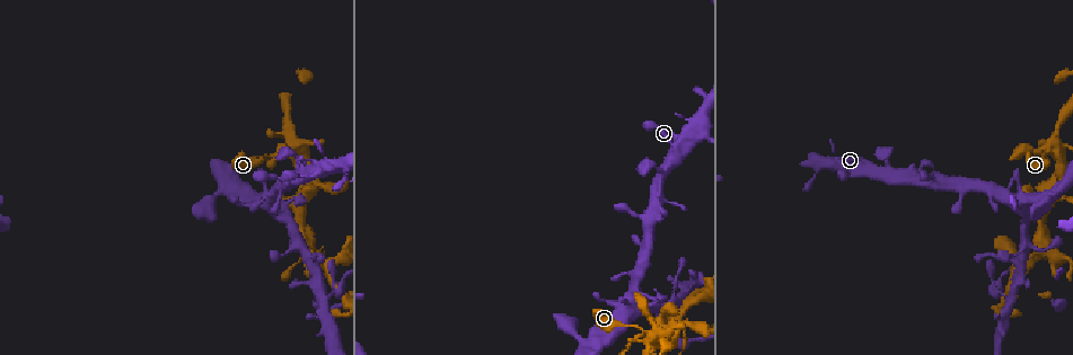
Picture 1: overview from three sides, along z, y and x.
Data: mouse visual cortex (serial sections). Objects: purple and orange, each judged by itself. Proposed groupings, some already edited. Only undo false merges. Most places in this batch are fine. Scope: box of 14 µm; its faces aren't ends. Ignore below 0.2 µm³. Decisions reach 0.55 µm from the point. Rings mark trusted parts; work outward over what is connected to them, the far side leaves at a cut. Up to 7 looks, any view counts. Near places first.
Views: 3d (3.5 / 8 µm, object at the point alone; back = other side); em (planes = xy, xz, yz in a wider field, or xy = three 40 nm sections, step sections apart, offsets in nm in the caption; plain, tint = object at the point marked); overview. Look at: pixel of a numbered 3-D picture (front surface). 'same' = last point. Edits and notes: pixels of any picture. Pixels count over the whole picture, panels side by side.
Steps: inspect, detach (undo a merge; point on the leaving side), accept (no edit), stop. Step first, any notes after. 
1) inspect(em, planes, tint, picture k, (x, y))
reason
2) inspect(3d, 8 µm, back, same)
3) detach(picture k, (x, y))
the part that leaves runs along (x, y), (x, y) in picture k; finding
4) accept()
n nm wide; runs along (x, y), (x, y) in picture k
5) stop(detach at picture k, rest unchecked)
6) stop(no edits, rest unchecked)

inspect(3d, 3.5 µm, picture 1, (338, 288))
abrupt turn

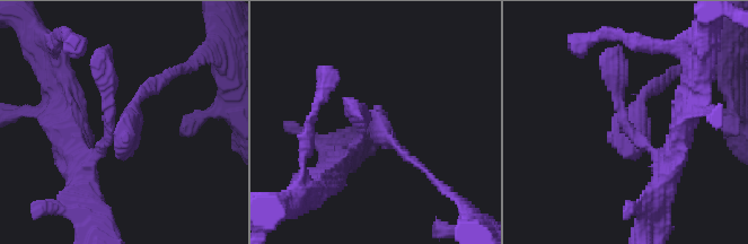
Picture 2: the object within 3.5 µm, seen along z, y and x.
accept()
runs along (78, 156), (123, 132), (158, 80) in picture 2; all the same cell

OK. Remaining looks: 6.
inspect(3d, 8 µm, picture 1, (294, 147))
four or more arms meet

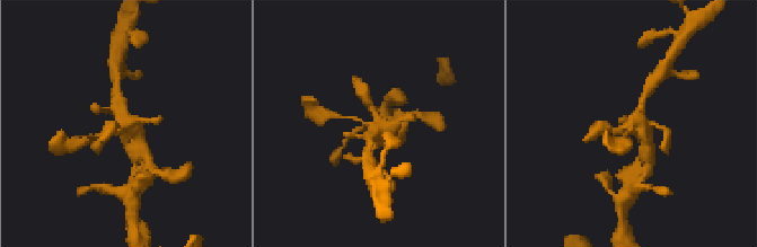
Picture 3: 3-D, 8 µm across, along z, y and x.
inspect(3d, 3.5 µm, picture 3, (637, 124))
closer look

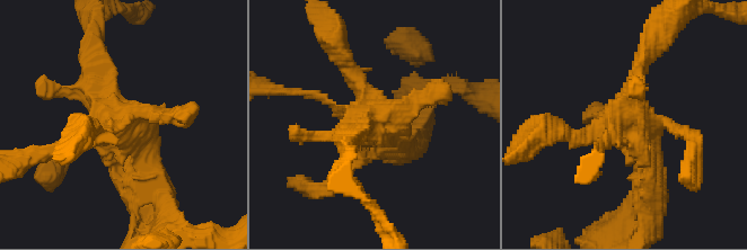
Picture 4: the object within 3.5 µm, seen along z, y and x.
inspect(em, xy, step 2, tint, picture 4, (114, 122))
shape alone is not enough

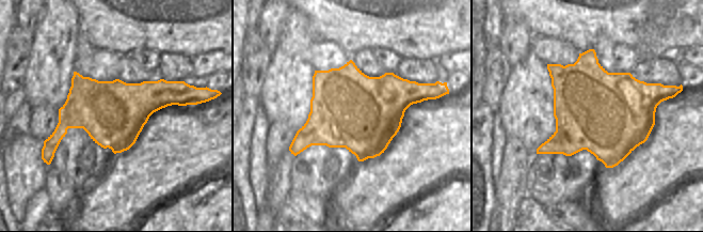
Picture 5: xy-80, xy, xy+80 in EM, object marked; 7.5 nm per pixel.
accept()
runs along (307, 95), (404, 144) in picture 4; continuous, no second cell

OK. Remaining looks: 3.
inspect(3d, 3.5 µm, picture 1, (1039, 246))
arms run side by side

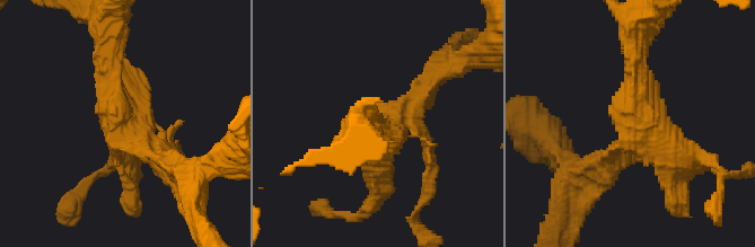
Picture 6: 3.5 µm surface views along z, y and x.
inspect(em, xy, step 1, tint, picture 6, (117, 122))

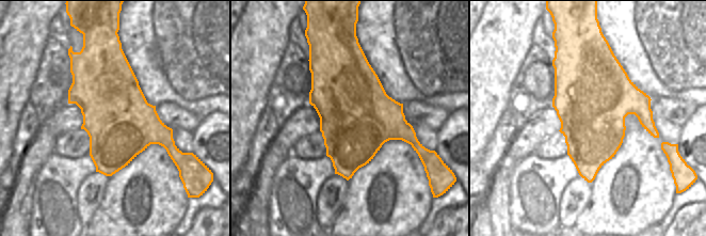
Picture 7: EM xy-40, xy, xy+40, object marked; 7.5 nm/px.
accept()
runs along (111, 46), (117, 133), (166, 165) in picture 6; one cell here

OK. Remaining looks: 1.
stop(no edits, rest unchecked)

